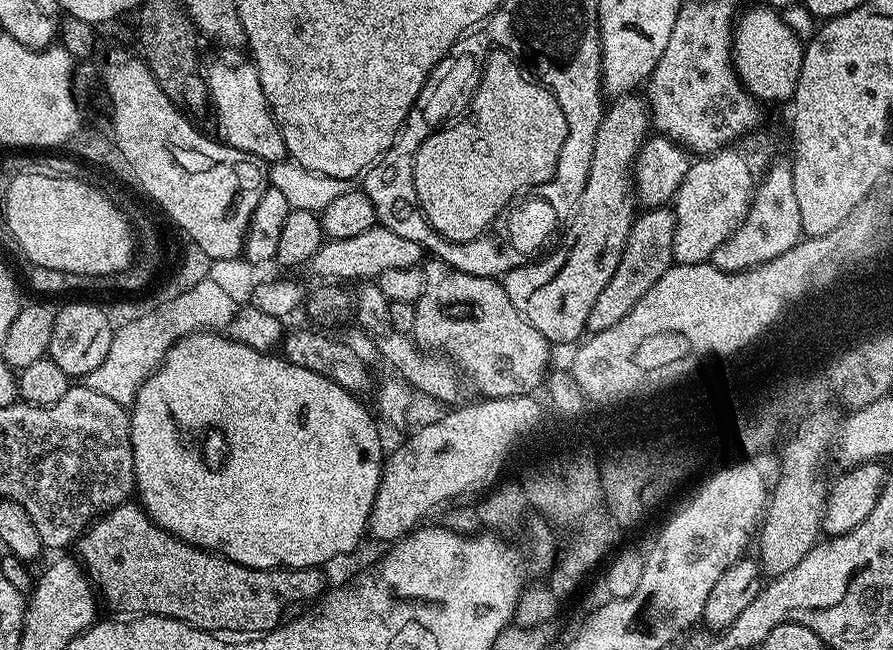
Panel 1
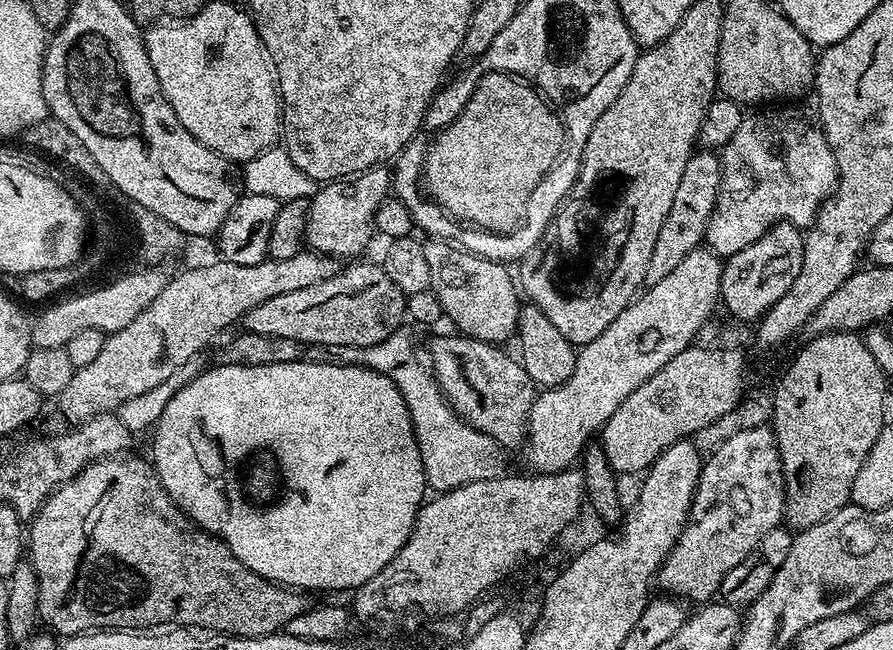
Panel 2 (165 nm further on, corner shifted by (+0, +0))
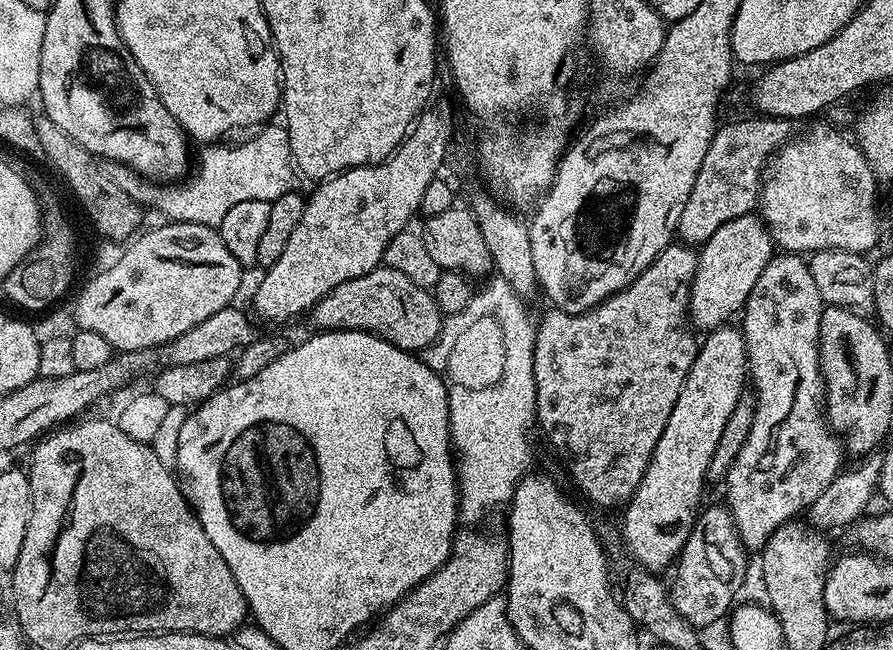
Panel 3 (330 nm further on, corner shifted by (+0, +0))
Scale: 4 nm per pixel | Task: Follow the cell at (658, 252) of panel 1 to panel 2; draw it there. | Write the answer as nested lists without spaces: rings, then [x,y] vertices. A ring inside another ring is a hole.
[[[693,151],[686,162],[686,170],[682,170],[682,182],[678,182],[678,190],[674,190],[674,206],[670,214],[666,214],[666,222],[662,222],[662,230],[658,230],[654,254],[646,270],[645,285],[662,282],[662,278],[666,278],[666,274],[671,274],[674,266],[678,266],[678,262],[682,262],[686,254],[701,247],[708,220],[716,211],[716,202],[720,199],[721,171],[722,160],[715,151]]]

